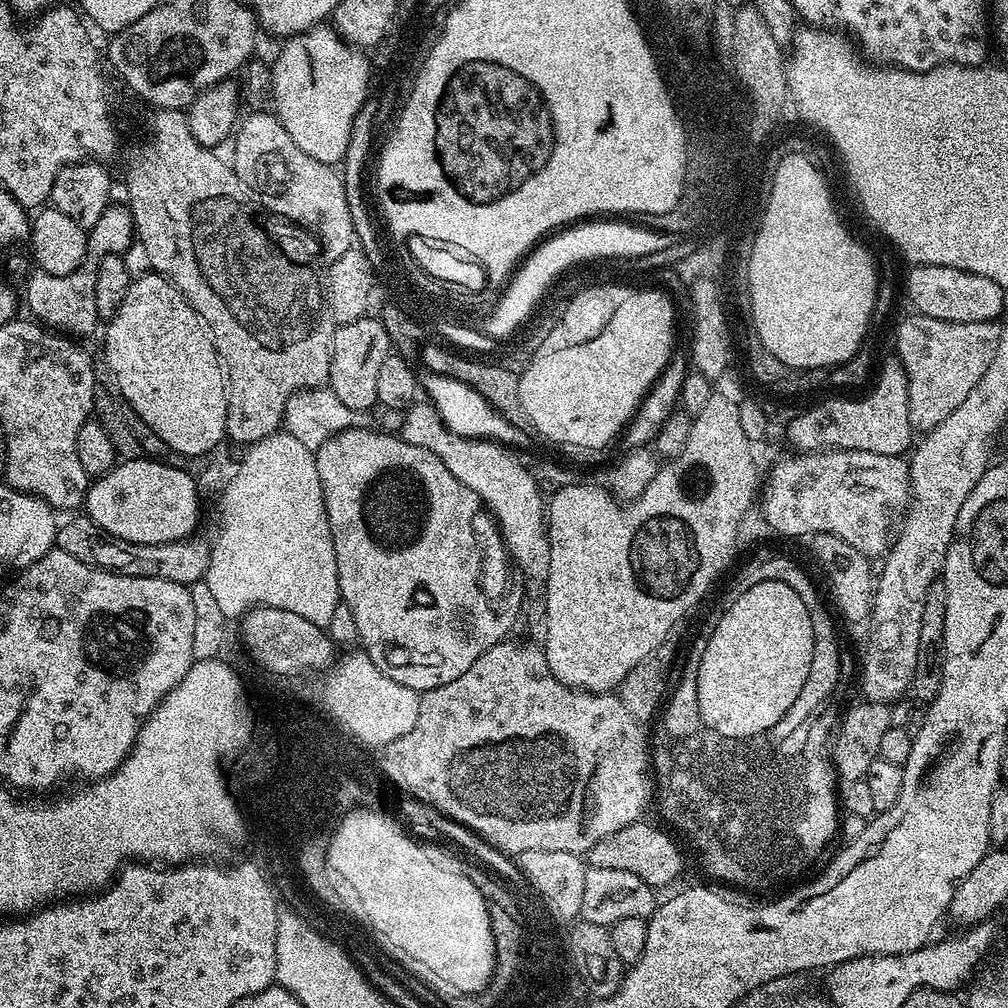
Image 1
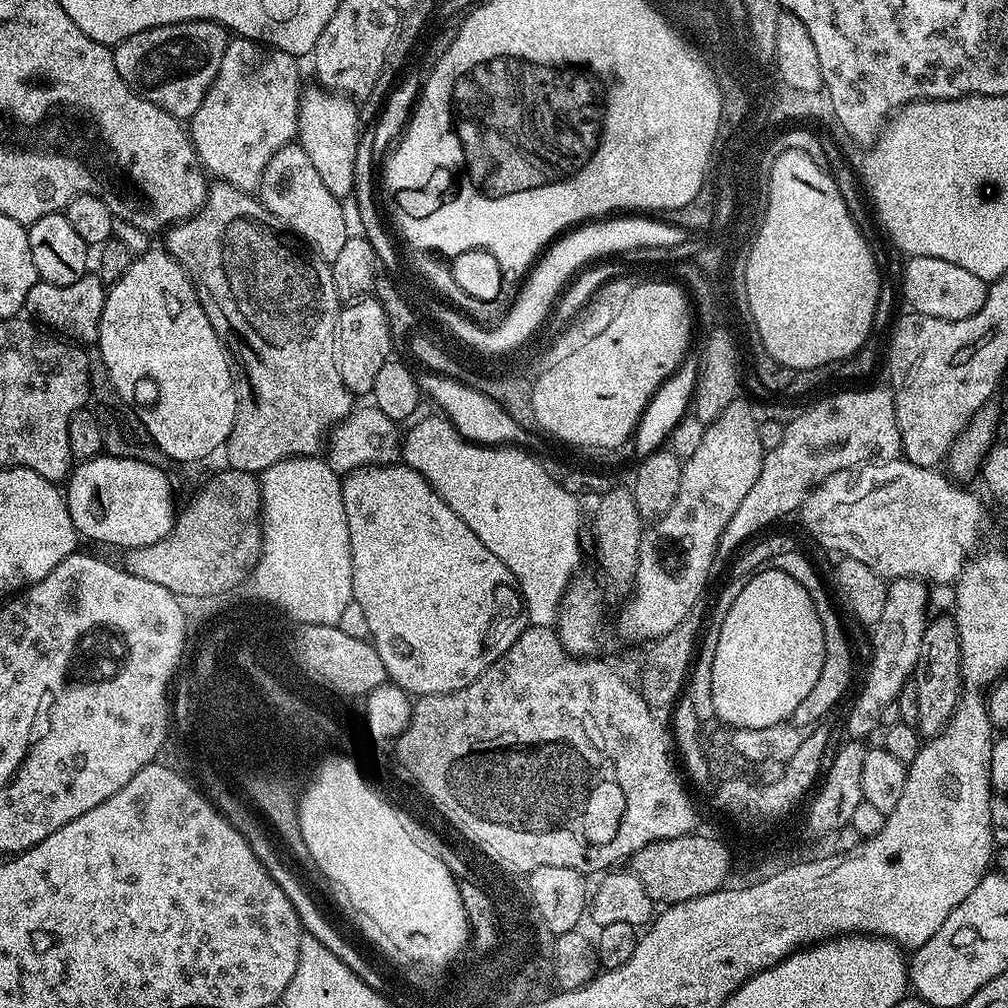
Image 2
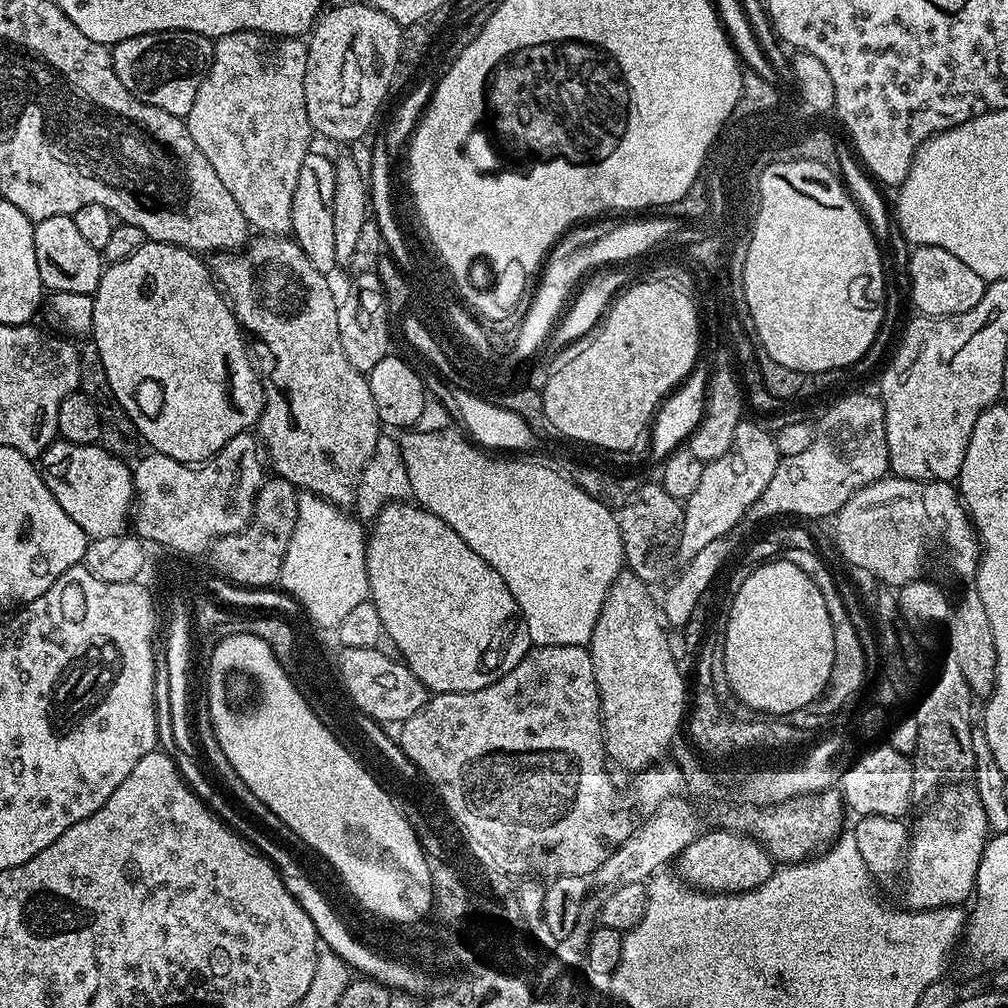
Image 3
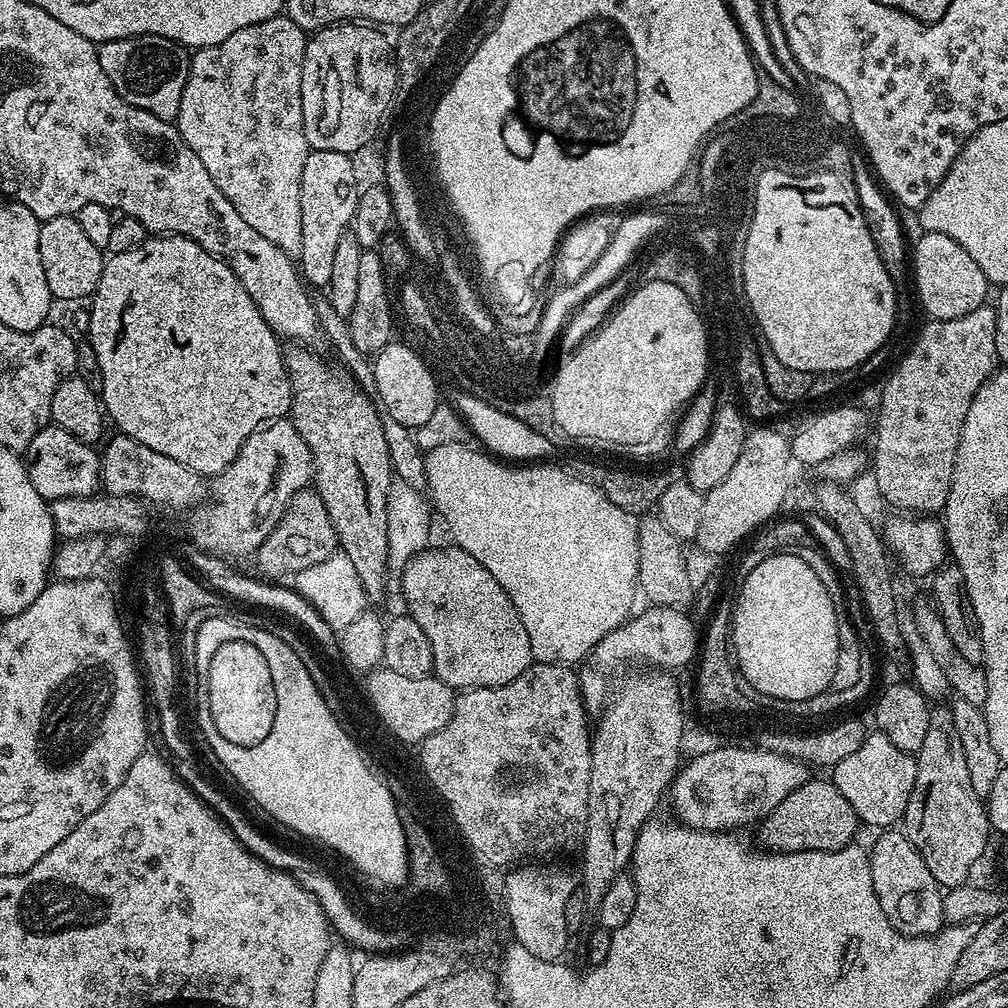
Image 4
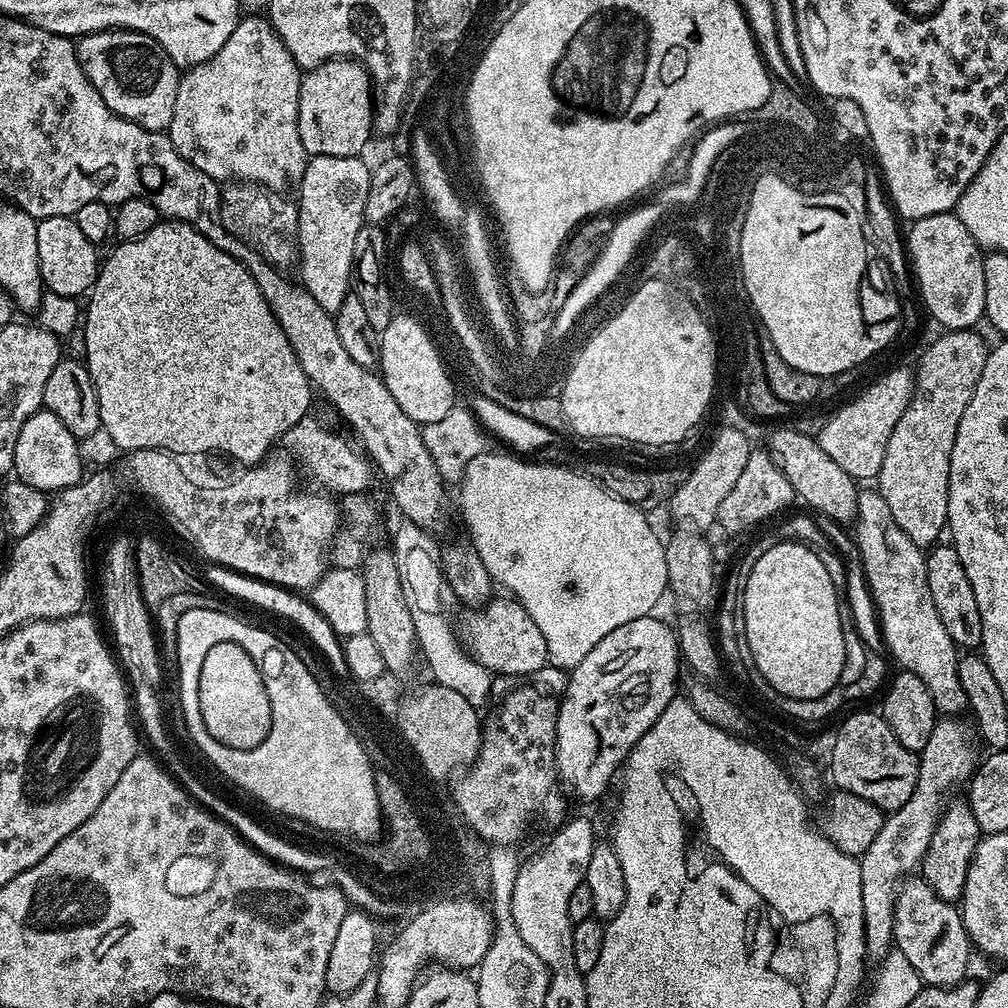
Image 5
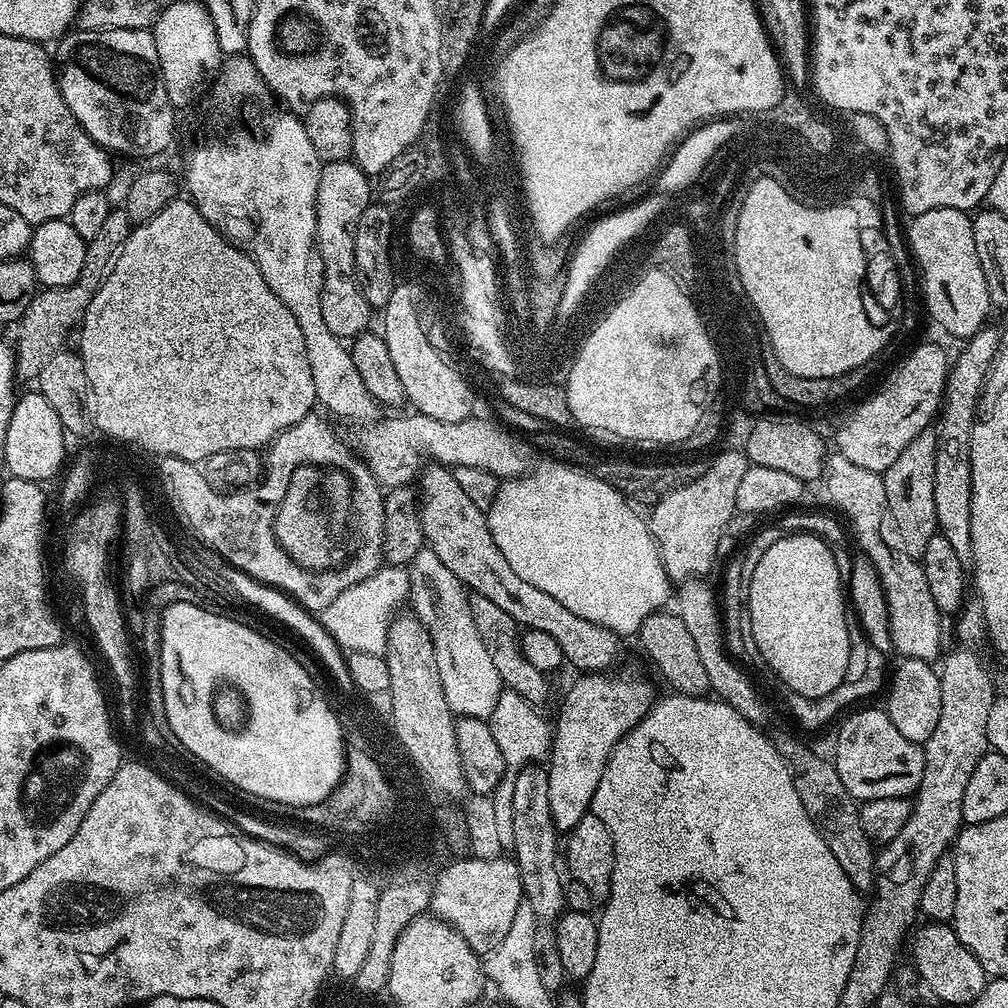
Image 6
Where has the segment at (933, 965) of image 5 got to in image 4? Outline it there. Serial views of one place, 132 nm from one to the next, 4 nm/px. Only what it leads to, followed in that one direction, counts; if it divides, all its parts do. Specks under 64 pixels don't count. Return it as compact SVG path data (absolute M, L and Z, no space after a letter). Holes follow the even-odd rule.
M884 830L870 847L870 878L874 878L874 894L878 894L878 906L882 906L882 914L903 936L934 936L944 925L944 892L940 884L934 882L934 874L922 862L922 854L908 841L908 837L900 830Z

